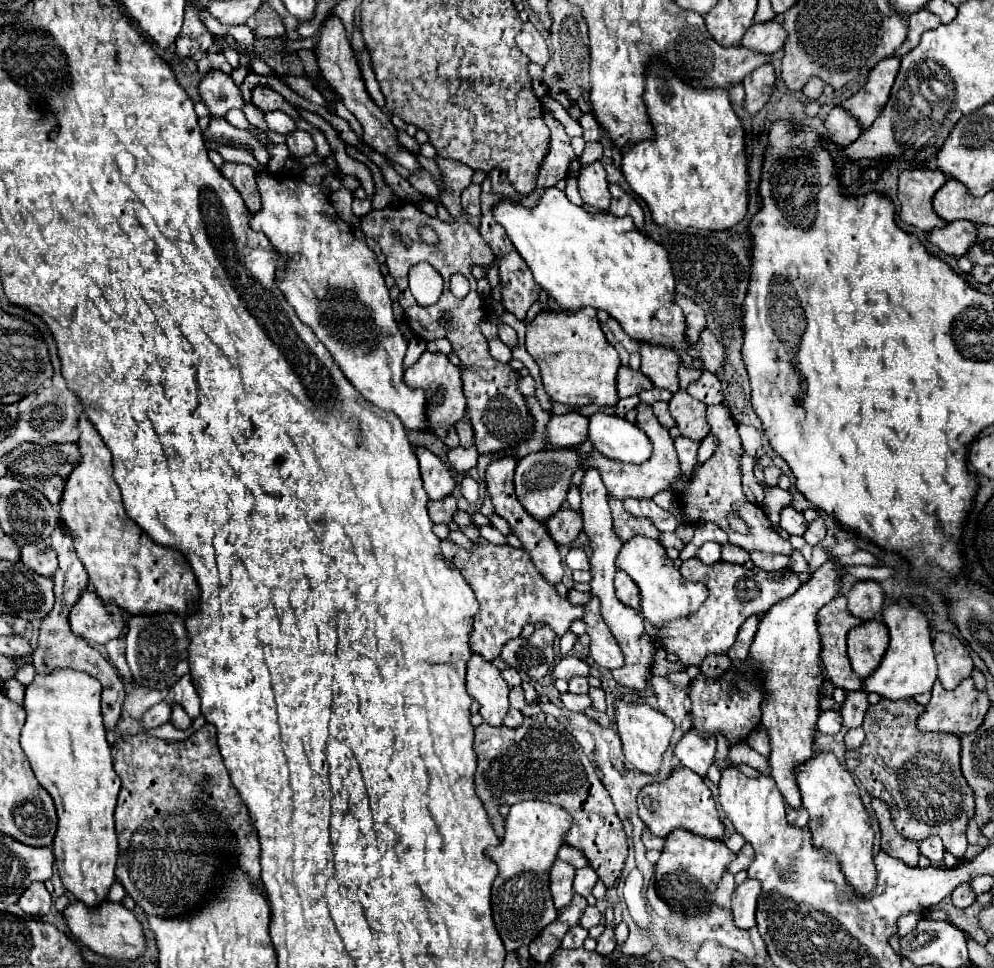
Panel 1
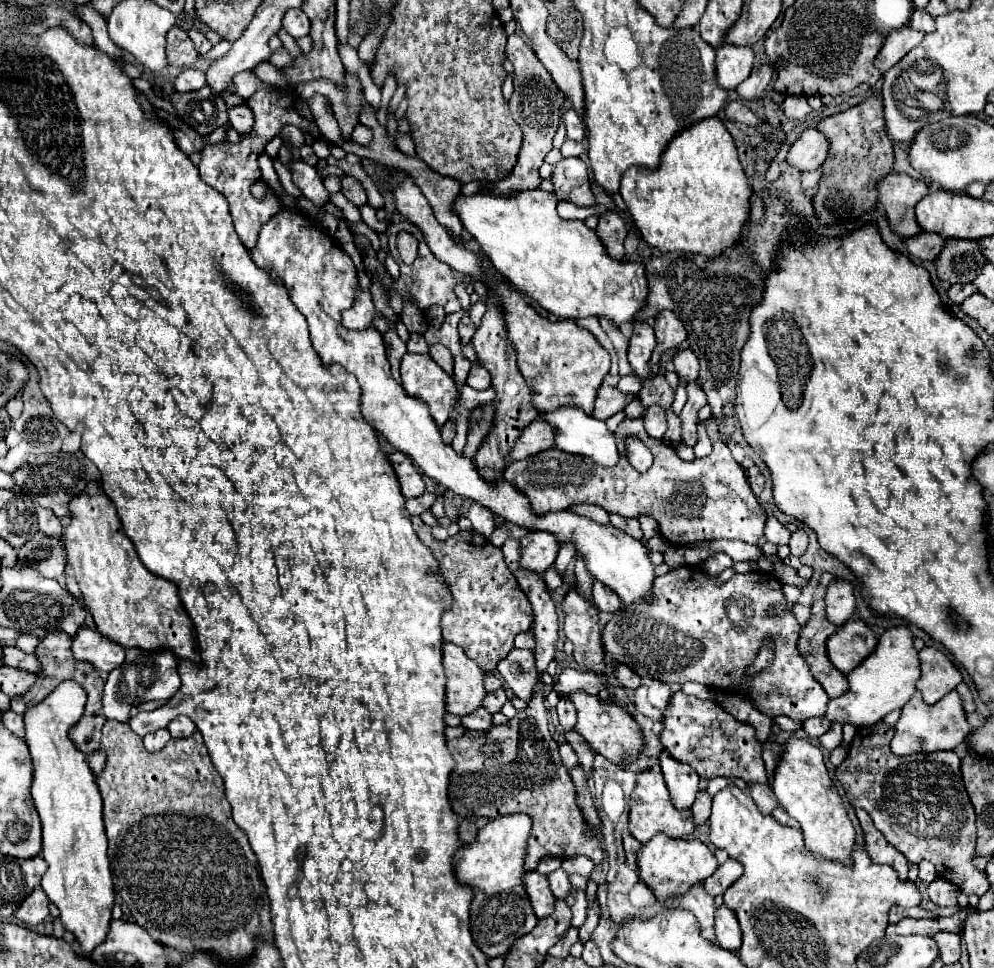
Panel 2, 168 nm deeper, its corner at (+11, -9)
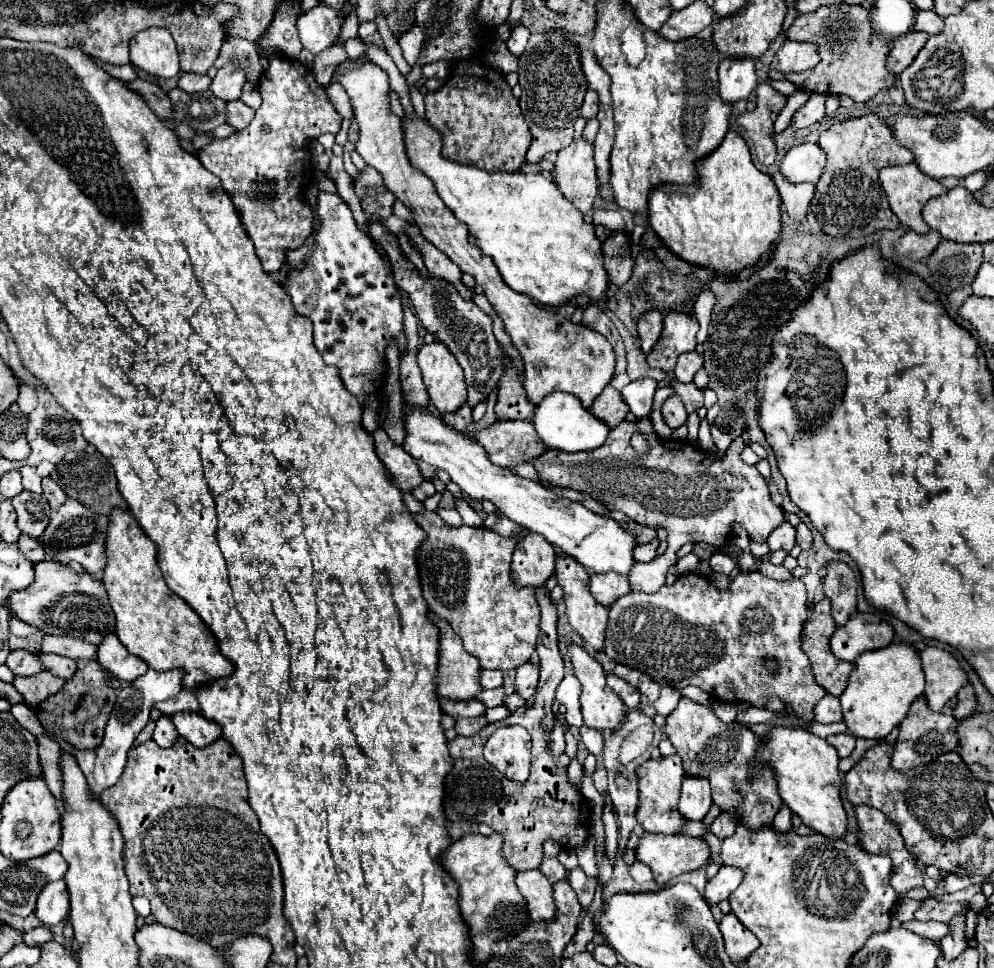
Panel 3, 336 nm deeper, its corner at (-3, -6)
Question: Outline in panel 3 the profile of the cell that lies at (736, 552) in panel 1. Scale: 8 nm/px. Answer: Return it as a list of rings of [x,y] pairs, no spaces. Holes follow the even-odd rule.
[[[714,552],[712,558],[708,560],[708,564],[710,564],[710,568],[714,572],[720,572],[720,574],[730,574],[734,570],[734,566],[736,566],[734,560],[724,552]]]

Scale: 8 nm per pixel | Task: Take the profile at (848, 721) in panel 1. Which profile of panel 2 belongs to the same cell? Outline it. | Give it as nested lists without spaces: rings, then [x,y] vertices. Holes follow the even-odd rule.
[[[832,723],[828,733],[824,733],[818,741],[820,741],[820,745],[824,745],[830,751],[836,749],[842,743],[842,723]]]

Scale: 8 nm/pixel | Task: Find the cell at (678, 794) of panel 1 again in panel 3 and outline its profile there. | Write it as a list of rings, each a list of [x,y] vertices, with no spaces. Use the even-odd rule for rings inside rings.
[[[672,754],[672,756],[662,756],[658,760],[648,760],[636,768],[636,776],[638,776],[636,820],[644,826],[646,832],[652,832],[652,834],[676,834],[676,832],[680,832],[682,824],[686,822],[678,812],[680,784],[684,778],[680,758],[676,754]]]

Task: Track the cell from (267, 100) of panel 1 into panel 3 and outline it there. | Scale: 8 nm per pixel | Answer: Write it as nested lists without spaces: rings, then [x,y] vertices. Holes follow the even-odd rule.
[[[242,100],[228,102],[226,104],[226,112],[228,112],[228,124],[234,130],[244,130],[254,118],[254,110],[250,106],[246,106]]]

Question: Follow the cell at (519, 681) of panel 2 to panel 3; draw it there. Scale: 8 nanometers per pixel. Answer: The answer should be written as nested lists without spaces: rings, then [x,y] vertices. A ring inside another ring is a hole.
[[[526,662],[524,666],[520,666],[516,670],[516,682],[514,682],[514,688],[516,688],[516,694],[524,700],[530,700],[532,694],[536,692],[536,684],[538,684],[538,666]]]

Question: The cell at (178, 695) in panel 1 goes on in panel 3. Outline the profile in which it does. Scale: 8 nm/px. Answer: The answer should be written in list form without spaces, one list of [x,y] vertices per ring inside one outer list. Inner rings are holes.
[[[176,712],[170,716],[174,728],[182,738],[186,738],[190,744],[196,748],[204,748],[218,738],[222,738],[222,728],[220,724],[204,718],[198,712]]]

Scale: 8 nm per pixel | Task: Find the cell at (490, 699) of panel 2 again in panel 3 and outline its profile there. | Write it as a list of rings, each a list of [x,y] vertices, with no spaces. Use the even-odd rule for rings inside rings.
[[[492,688],[492,690],[480,690],[480,694],[476,694],[476,700],[482,702],[486,708],[494,708],[494,706],[502,706],[504,702],[504,688]]]

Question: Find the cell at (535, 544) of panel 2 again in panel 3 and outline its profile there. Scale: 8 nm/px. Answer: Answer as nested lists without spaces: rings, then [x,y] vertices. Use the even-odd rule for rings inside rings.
[[[540,534],[524,536],[512,556],[512,582],[516,588],[540,588],[552,576],[556,552]]]

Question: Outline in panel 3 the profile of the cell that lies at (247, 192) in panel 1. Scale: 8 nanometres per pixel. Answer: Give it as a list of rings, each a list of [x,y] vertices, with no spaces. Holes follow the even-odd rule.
[[[274,54],[268,58],[270,66],[268,70],[262,74],[258,90],[262,96],[262,106],[256,110],[254,120],[250,122],[250,126],[246,126],[244,130],[228,136],[228,138],[220,138],[220,140],[212,140],[210,144],[206,144],[204,148],[198,150],[198,160],[204,164],[206,170],[210,170],[212,174],[216,174],[222,182],[222,188],[228,192],[228,196],[232,198],[236,212],[240,214],[240,220],[244,224],[246,234],[250,236],[250,240],[254,242],[256,254],[262,260],[262,268],[268,274],[274,274],[278,270],[282,270],[284,266],[284,250],[296,250],[304,244],[304,240],[314,232],[314,210],[304,202],[304,192],[302,186],[306,184],[312,164],[310,164],[310,140],[316,140],[320,134],[338,134],[342,118],[336,112],[334,104],[328,98],[326,86],[318,84],[312,76],[312,72],[302,66],[296,60],[284,58],[280,54]],[[264,126],[268,126],[270,130],[264,132]],[[300,172],[300,176],[298,176]],[[300,178],[300,182],[298,182]]]

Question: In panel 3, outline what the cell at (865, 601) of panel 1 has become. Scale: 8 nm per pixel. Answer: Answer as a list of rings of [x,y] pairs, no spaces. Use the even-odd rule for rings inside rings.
[[[830,560],[826,570],[828,572],[822,578],[822,588],[832,604],[832,618],[836,626],[844,626],[846,620],[856,612],[858,582],[850,566],[842,560]]]

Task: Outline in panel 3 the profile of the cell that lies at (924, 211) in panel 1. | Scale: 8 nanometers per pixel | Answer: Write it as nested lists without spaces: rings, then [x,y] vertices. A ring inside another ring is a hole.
[[[916,162],[906,166],[894,166],[880,170],[880,182],[888,196],[890,208],[898,214],[898,220],[908,230],[924,234],[928,224],[922,220],[922,206],[940,194],[946,194],[948,188],[942,186],[938,180],[926,178]]]

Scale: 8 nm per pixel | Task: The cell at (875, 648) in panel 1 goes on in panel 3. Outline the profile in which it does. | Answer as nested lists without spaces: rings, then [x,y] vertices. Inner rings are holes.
[[[852,614],[850,620],[836,628],[830,638],[830,650],[836,658],[854,662],[866,650],[886,648],[894,640],[892,626],[876,614]]]

